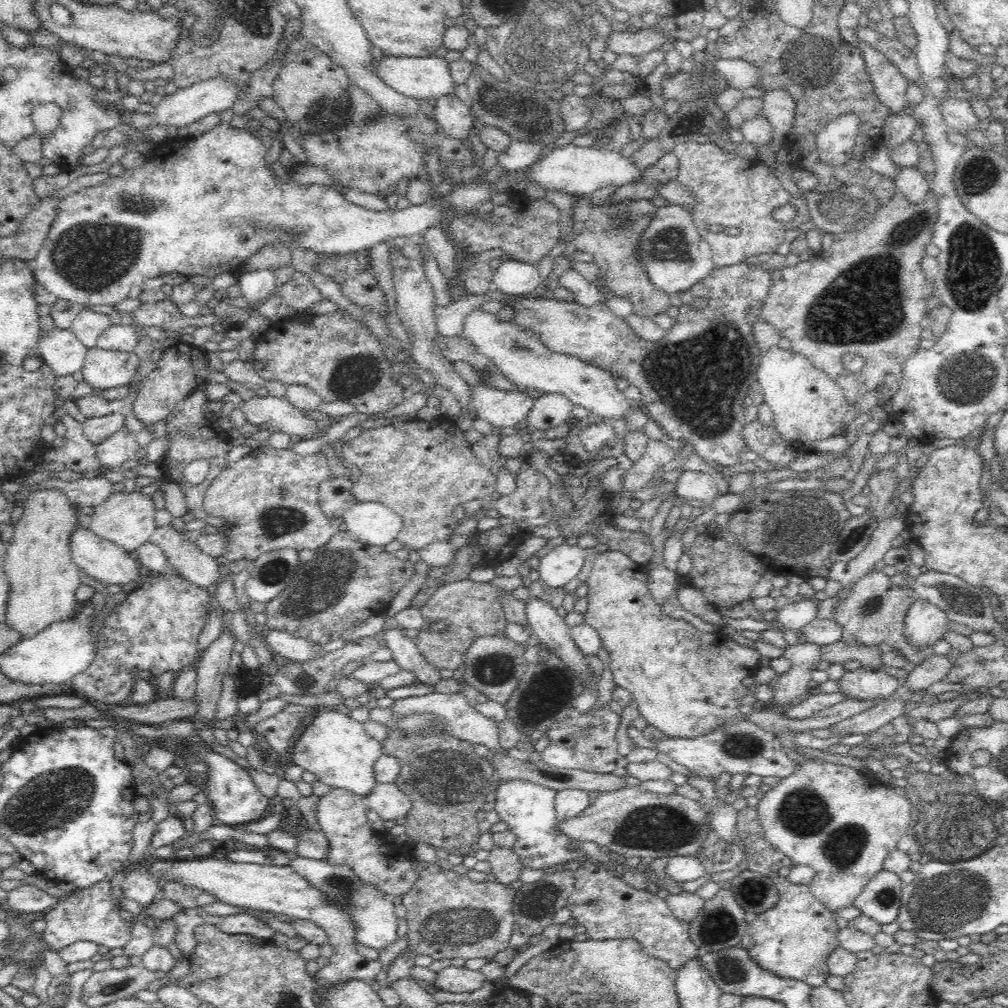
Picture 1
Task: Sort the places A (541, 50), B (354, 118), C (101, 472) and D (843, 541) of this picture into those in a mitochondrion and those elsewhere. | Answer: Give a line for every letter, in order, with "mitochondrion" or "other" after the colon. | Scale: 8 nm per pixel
A: mitochondrion
B: mitochondrion
C: other
D: mitochondrion

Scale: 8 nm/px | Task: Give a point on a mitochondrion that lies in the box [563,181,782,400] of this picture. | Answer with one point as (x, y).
(673, 244)

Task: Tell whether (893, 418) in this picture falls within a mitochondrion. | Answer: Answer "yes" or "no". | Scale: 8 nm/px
no

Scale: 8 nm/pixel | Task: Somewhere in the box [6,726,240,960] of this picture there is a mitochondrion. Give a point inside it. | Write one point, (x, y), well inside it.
(67, 796)

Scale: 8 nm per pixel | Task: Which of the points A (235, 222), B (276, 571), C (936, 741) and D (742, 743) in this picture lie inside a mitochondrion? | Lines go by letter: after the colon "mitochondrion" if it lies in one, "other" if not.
A: mitochondrion
B: mitochondrion
C: other
D: mitochondrion

